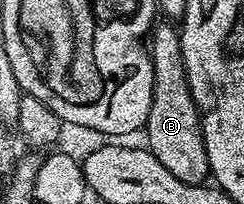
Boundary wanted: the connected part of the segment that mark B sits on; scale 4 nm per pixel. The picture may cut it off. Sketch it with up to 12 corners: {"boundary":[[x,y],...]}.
{"boundary":[[179,31],[149,32],[153,101],[145,146],[199,185],[211,166]]}

